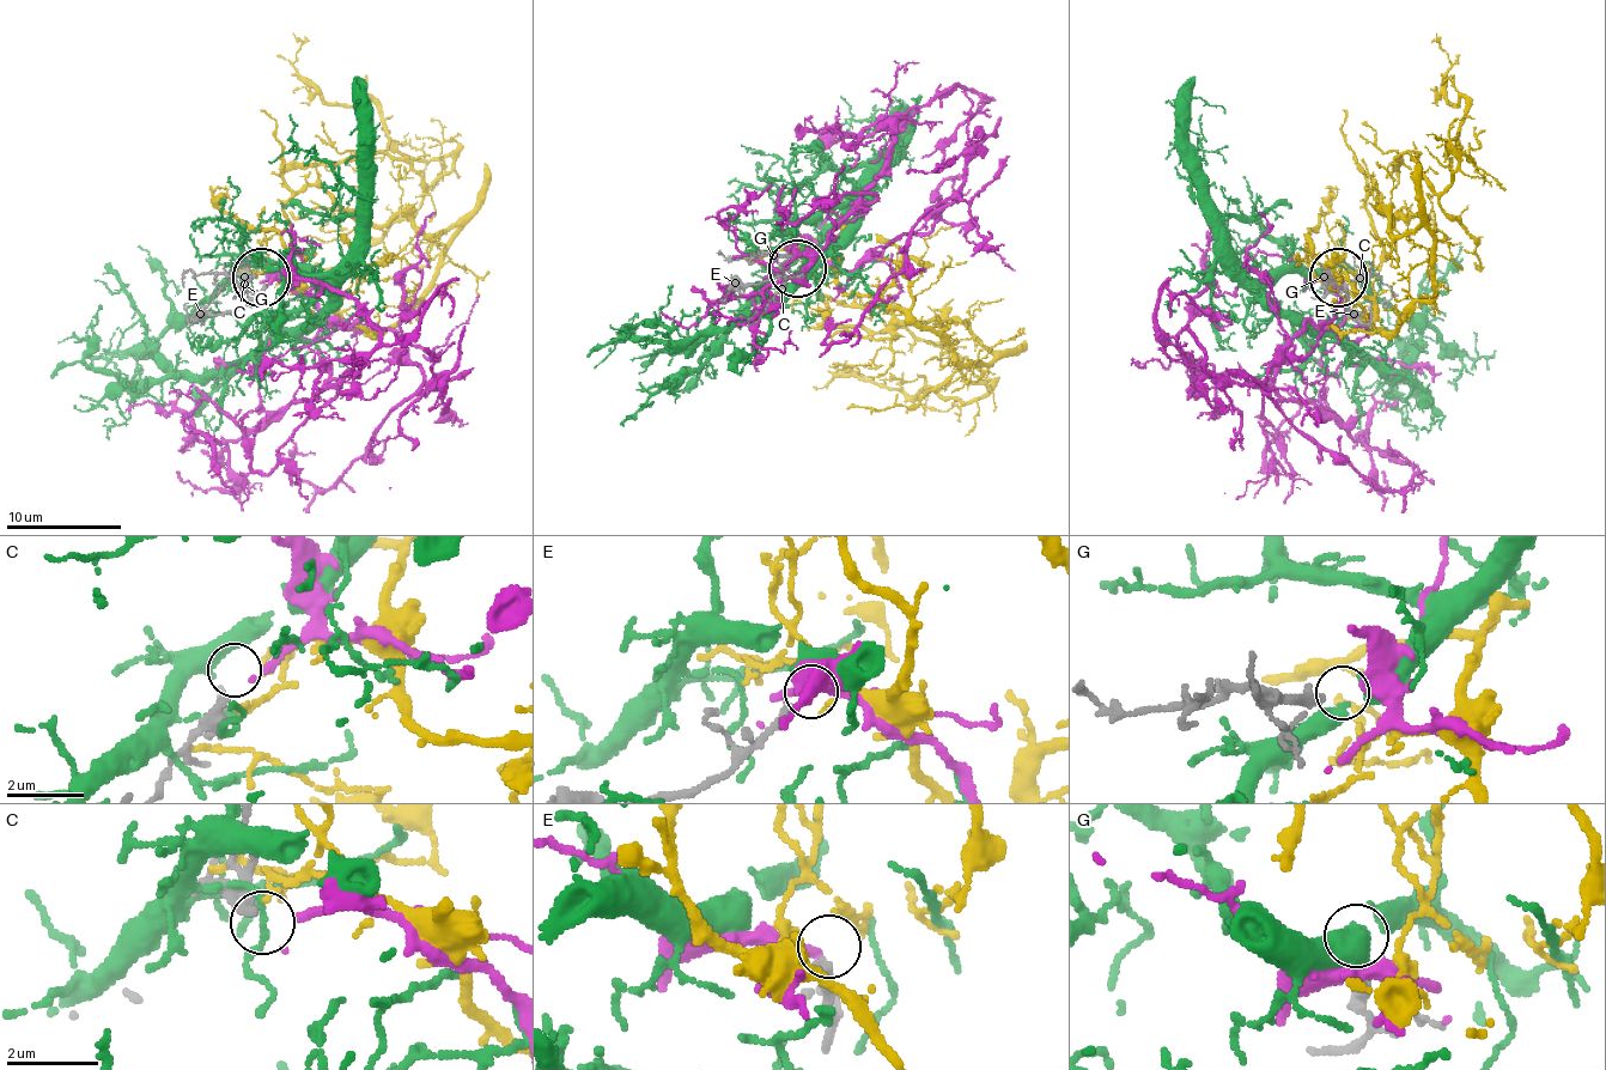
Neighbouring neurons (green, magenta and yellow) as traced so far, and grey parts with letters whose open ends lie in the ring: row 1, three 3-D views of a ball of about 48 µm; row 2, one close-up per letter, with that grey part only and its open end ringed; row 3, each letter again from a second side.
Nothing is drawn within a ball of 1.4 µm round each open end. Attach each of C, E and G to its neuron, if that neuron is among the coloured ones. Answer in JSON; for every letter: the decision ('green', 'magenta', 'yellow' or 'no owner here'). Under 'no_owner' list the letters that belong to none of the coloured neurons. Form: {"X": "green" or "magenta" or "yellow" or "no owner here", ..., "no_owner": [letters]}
{"C": "magenta", "E": "no owner here", "G": "green", "no_owner": ["E"]}

